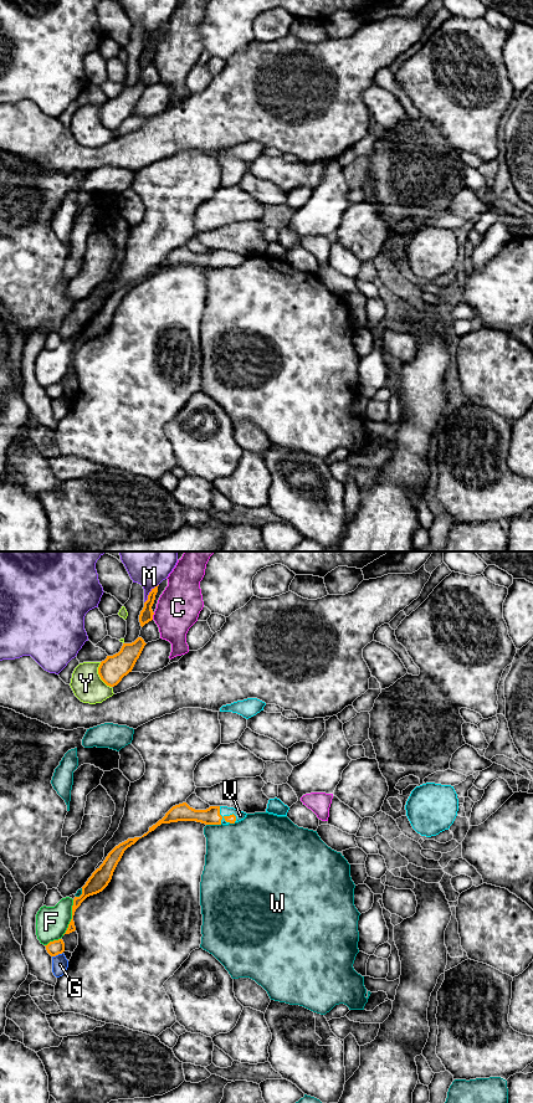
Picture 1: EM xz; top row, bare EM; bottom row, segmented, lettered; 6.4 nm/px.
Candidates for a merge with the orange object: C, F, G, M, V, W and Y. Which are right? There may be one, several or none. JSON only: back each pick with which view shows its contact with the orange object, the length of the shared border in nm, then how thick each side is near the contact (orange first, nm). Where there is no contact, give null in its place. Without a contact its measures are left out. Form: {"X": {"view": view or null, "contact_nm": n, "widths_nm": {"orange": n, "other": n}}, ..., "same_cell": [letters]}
{"same_cell": []}

